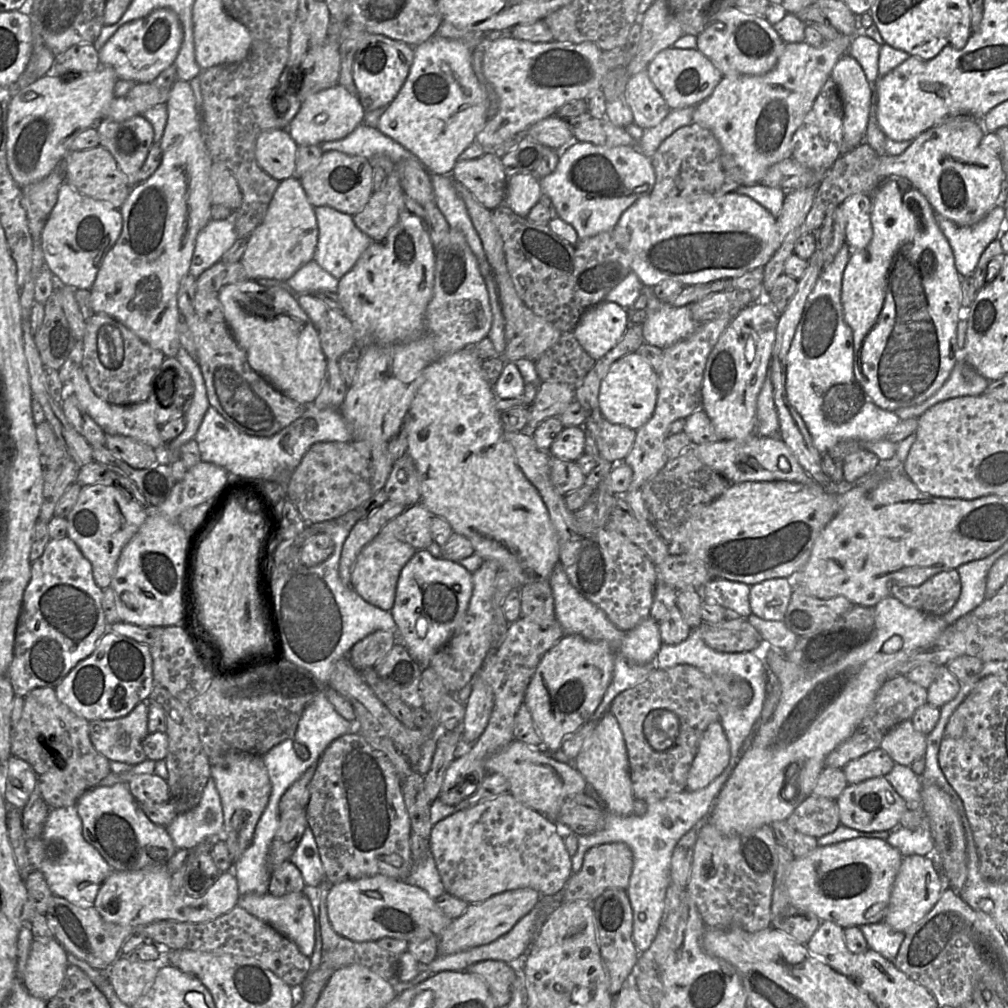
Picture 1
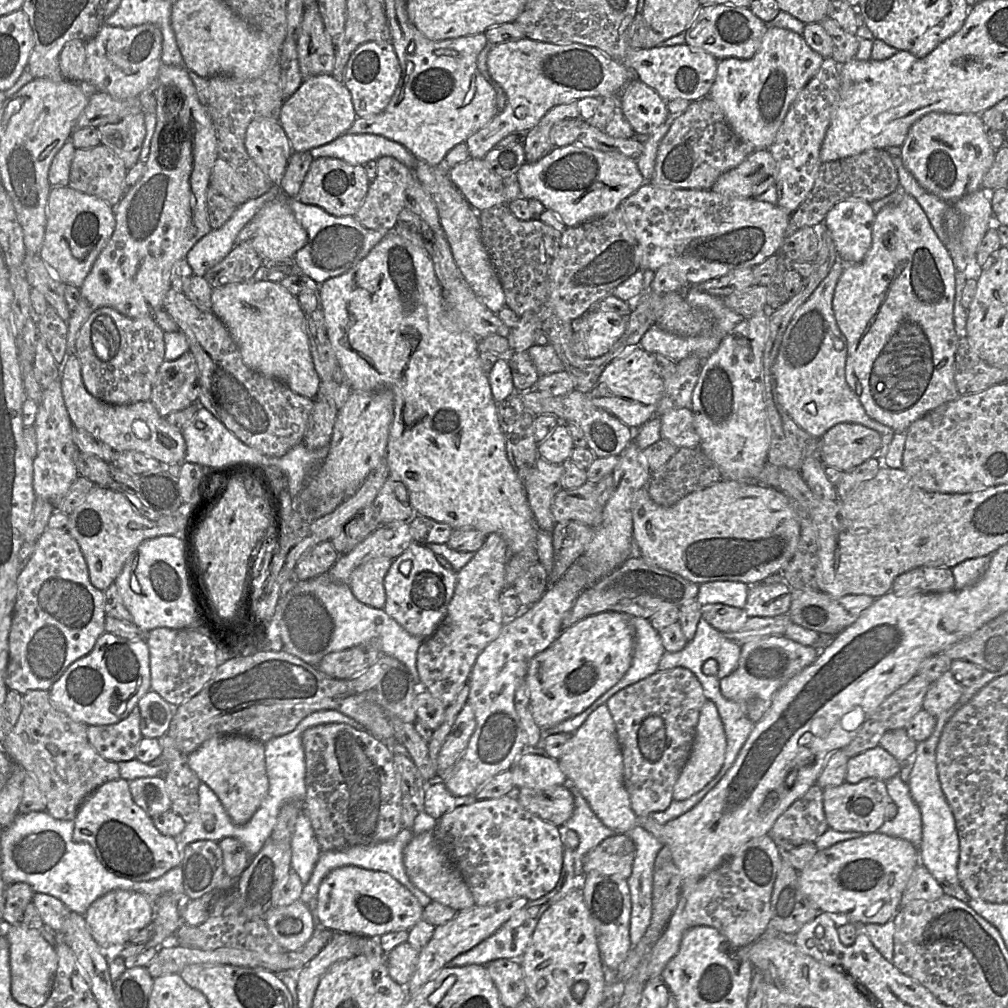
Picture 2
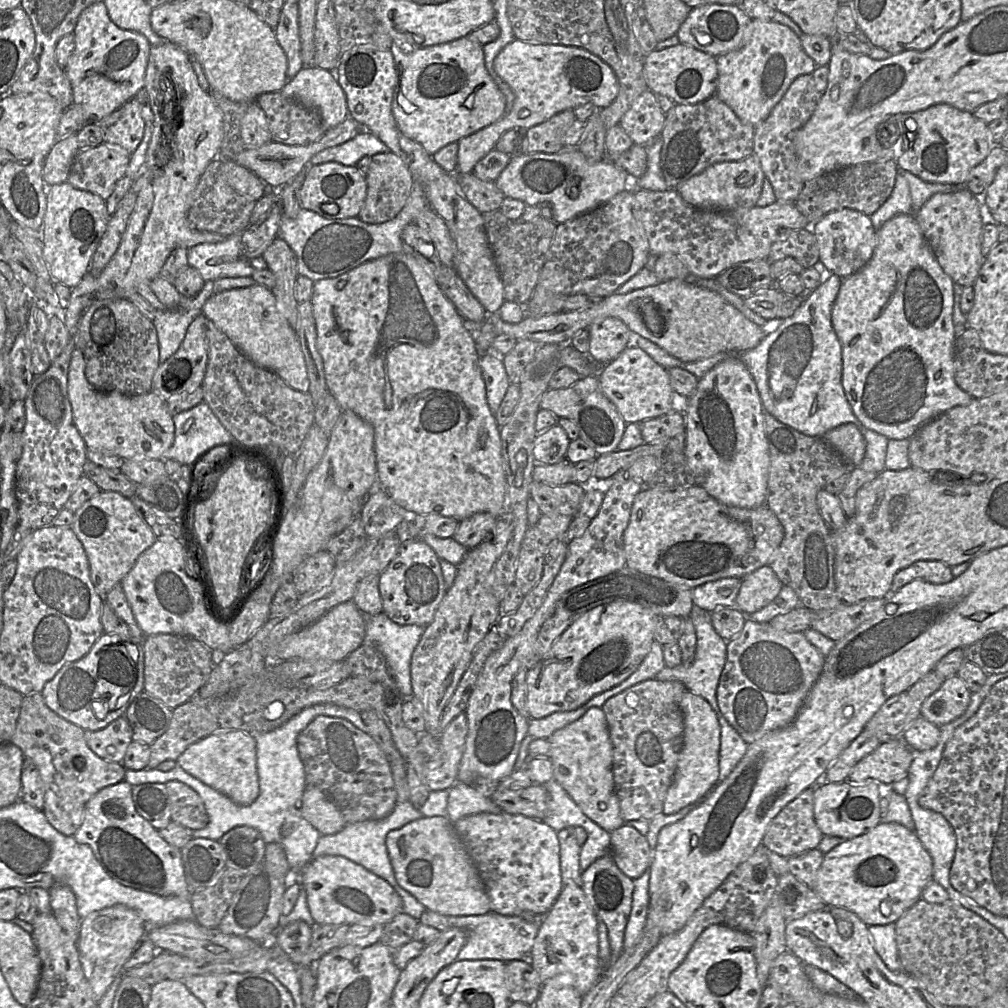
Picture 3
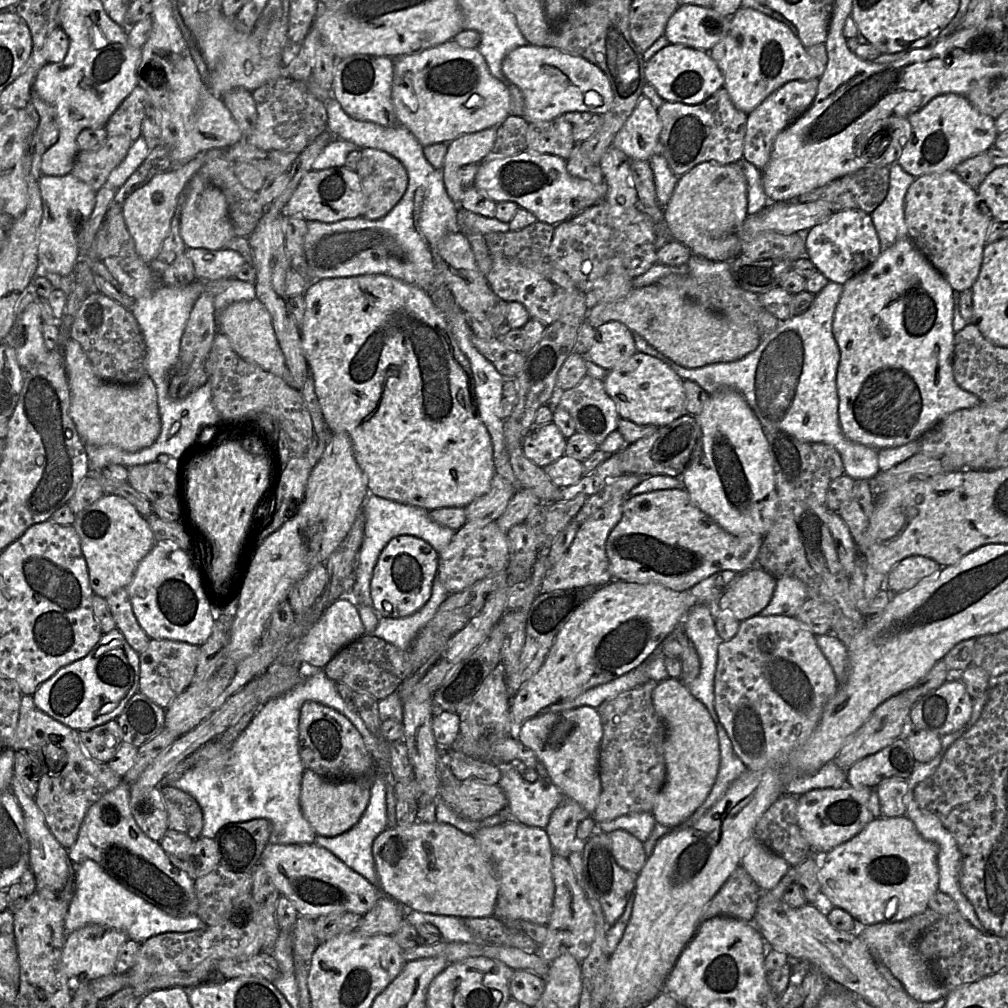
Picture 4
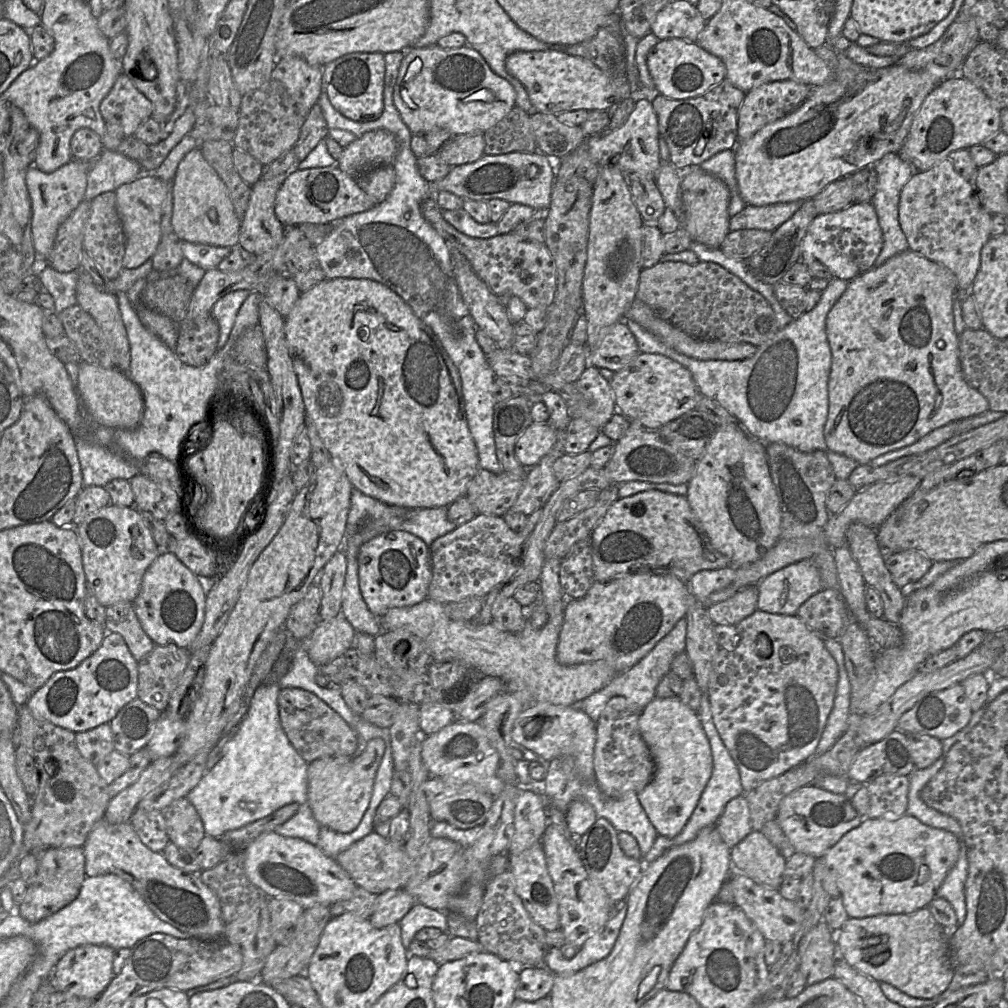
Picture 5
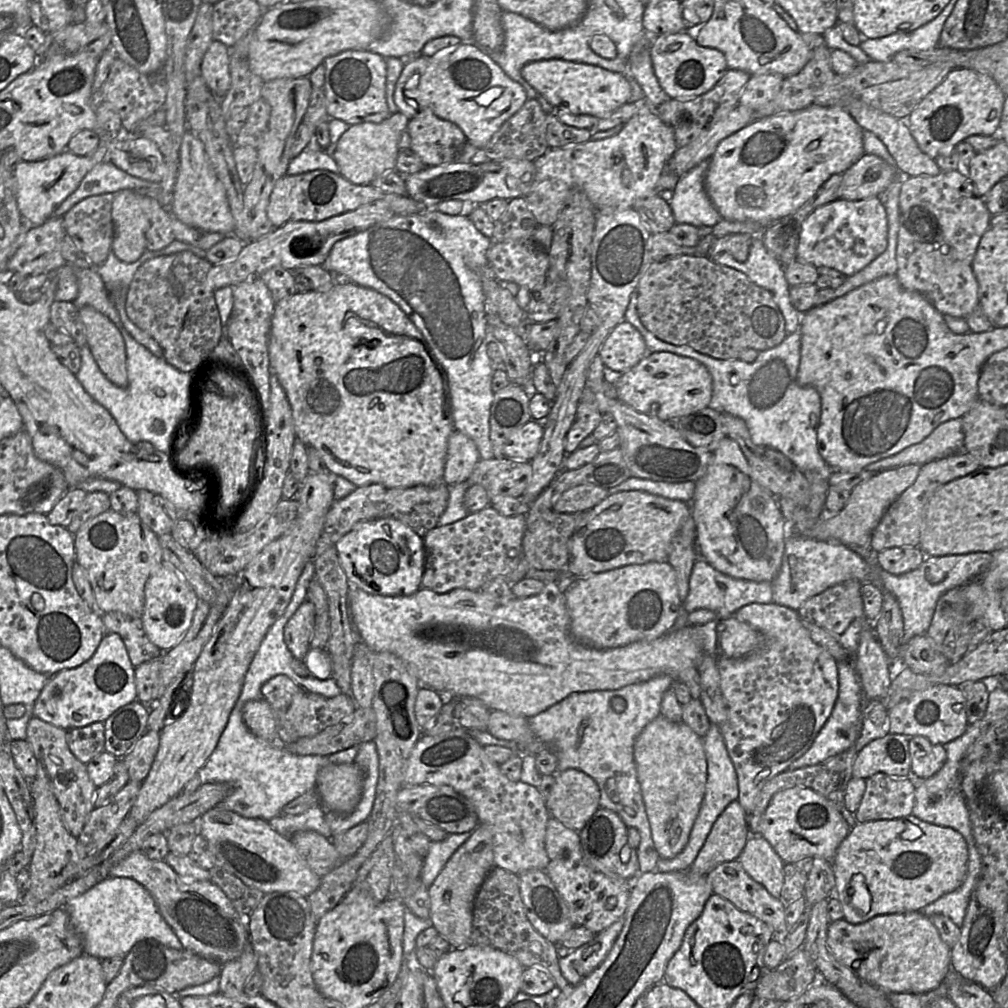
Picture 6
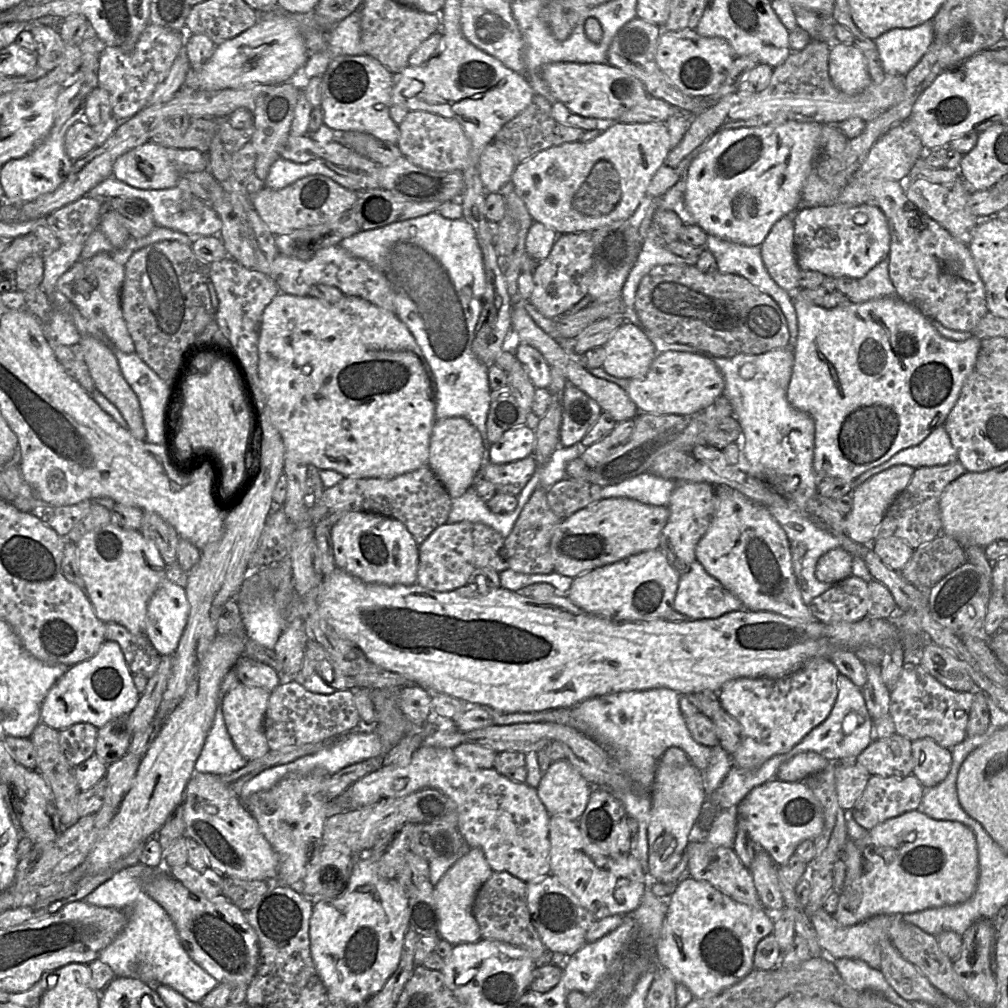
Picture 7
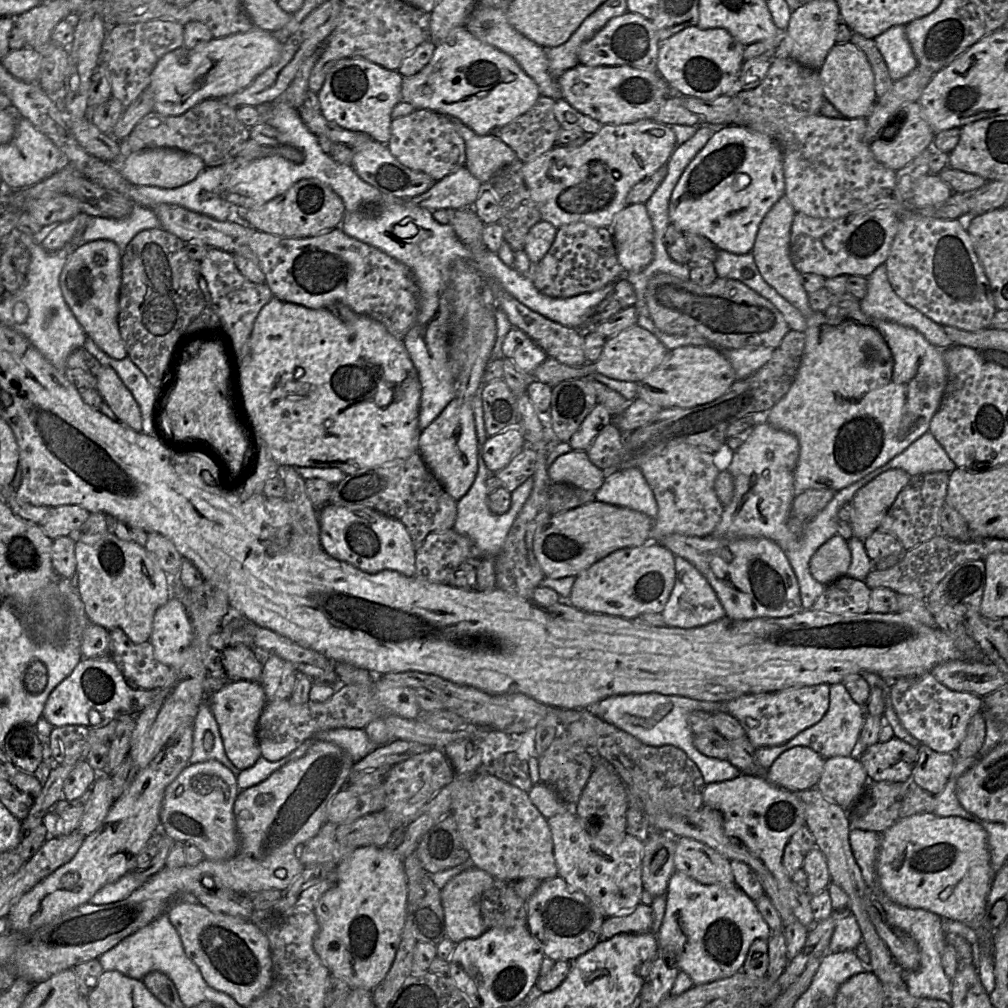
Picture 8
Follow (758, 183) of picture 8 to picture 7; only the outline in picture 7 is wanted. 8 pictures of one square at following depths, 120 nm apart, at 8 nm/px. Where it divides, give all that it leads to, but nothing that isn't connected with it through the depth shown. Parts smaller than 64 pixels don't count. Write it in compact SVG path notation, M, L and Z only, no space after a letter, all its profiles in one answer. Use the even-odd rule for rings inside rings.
M789 121L789 122L785 122L785 123L781 123L781 124L768 125L768 126L763 126L763 127L741 127L741 128L737 128L737 129L729 129L729 130L725 130L725 131L722 131L719 134L717 134L714 138L712 138L706 144L706 146L703 148L703 150L694 158L694 160L691 162L691 164L687 170L686 187L685 187L685 191L683 194L683 212L681 213L681 219L683 220L684 224L693 224L694 223L694 224L698 225L699 227L701 227L708 235L711 234L711 235L717 236L719 238L731 241L733 243L742 244L745 246L760 246L762 244L762 242L764 241L764 239L766 238L766 236L768 235L771 228L773 227L773 225L779 219L781 219L782 217L784 217L786 215L794 215L795 212L802 205L802 197L801 197L802 188L803 188L806 178L808 177L808 175L811 171L811 168L812 168L812 165L813 165L816 155L818 154L820 149L823 148L823 129L825 126L835 126L835 125L821 124L821 123L816 123L816 122Z

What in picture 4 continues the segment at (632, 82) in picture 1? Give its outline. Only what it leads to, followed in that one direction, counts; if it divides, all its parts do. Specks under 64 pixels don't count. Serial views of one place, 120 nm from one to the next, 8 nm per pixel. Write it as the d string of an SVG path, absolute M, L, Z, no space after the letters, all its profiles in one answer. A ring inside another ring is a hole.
M641 96L633 112L615 135L612 146L631 160L649 161L660 143L660 132L658 109L648 98Z

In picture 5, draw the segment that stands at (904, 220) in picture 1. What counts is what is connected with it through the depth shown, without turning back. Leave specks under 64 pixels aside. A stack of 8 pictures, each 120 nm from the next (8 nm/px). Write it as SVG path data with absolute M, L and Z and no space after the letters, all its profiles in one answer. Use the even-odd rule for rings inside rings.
M910 249L894 255L882 265L872 267L848 282L846 290L826 318L826 334L831 349L831 369L828 379L829 408L824 426L824 438L829 451L852 458L859 465L865 465L880 455L915 443L931 431L950 422L976 416L989 409L986 398L966 382L961 371L958 336L954 330L952 313L957 291L957 279L950 269Z

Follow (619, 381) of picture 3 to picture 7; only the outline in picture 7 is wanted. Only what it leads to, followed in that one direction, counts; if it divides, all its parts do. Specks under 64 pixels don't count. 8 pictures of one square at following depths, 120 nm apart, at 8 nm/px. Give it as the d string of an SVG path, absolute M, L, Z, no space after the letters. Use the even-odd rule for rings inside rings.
M666 351L658 353L642 377L630 379L625 391L639 413L666 415L690 414L703 409L722 395L724 387L724 377L708 355Z

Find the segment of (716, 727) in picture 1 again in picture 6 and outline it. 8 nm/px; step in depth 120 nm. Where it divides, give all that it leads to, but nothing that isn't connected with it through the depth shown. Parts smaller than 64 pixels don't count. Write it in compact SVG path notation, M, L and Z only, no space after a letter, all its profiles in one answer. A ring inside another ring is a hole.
M659 715L637 736L634 761L655 849L660 858L674 858L688 842L706 790L707 761L703 738L683 722L672 722Z

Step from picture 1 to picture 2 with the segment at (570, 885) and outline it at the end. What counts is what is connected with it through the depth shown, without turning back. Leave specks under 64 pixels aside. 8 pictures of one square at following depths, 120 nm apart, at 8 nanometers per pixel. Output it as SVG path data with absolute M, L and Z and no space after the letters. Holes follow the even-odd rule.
M627 835L608 837L585 855L583 875L597 873L627 880L632 872L635 854L635 844Z

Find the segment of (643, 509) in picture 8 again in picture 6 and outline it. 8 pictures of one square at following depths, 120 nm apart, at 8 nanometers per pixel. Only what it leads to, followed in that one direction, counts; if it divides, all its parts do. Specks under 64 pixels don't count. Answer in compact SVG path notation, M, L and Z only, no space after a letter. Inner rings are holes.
M630 477L621 484L607 489L608 496L623 491L644 491L667 499L690 503L695 491L695 481L663 482Z

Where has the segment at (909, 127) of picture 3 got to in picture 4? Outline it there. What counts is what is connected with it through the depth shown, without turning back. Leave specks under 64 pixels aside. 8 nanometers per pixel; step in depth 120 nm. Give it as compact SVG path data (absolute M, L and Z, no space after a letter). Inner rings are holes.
M955 93L934 97L921 110L908 116L907 120L911 135L903 147L898 163L916 178L954 170L960 162L986 153L993 147L998 135L994 118L980 113L965 96Z

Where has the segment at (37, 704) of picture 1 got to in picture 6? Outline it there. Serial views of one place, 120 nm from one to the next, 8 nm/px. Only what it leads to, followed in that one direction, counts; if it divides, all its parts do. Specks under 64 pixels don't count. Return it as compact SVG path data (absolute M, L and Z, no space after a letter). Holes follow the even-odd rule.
M33 716L27 724L26 741L30 744L37 760L36 778L43 781L51 790L60 806L65 828L73 837L77 838L82 832L89 814L94 809L97 787L88 775L86 764L79 761L70 751L66 733L67 730Z

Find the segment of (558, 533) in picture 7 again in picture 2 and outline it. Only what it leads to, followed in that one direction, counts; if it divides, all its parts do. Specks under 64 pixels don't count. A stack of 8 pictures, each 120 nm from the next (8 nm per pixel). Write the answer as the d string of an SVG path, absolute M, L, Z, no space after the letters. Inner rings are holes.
M721 480L686 495L670 507L656 504L642 488L635 493L631 510L633 541L640 557L697 584L726 580L740 581L749 586L761 583L772 574L781 574L800 539L799 521L789 498L781 491L758 482Z

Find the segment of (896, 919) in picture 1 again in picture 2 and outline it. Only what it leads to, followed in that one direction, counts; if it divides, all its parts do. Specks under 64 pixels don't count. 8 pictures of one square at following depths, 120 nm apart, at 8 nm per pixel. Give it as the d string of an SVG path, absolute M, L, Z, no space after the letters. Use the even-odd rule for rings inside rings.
M919 864L909 878L901 899L901 906L913 900L934 901L944 894L932 874Z

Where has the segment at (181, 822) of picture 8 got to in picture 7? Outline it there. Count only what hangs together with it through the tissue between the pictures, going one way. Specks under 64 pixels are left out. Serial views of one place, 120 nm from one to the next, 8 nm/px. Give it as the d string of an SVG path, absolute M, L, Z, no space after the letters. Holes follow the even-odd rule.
M195 772L186 785L180 805L185 836L202 848L209 868L223 877L248 881L275 880L279 864L277 853L244 803L224 785L221 776Z

